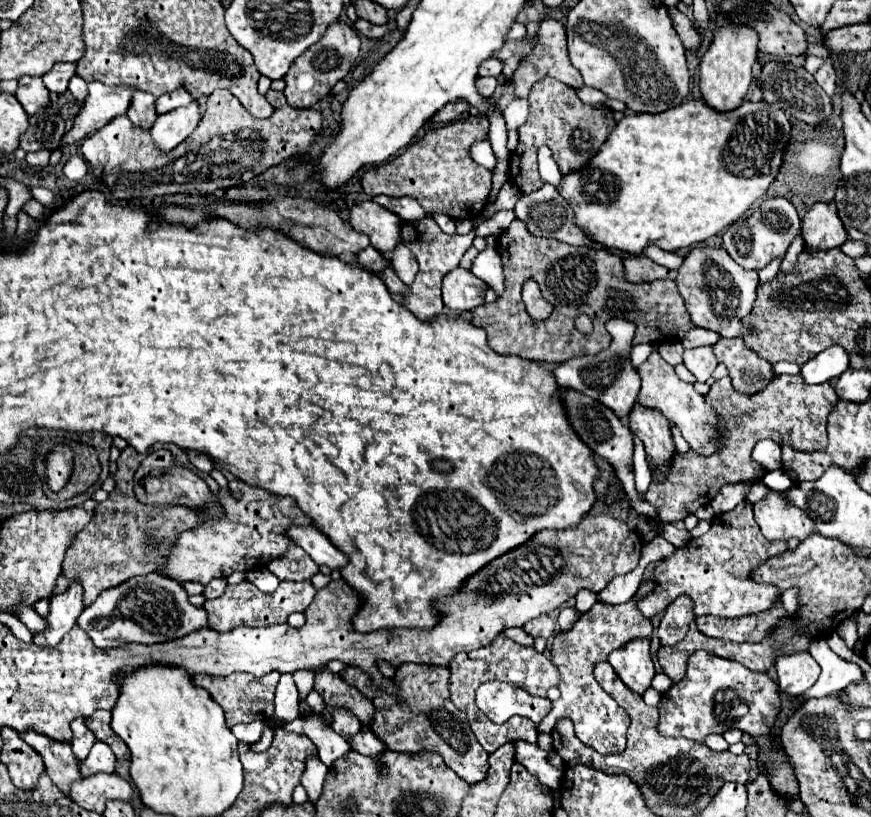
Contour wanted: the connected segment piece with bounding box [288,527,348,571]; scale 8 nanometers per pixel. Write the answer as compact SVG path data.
M290 527L288 537L300 545L316 565L328 565L332 571L348 565L348 557L316 527Z

